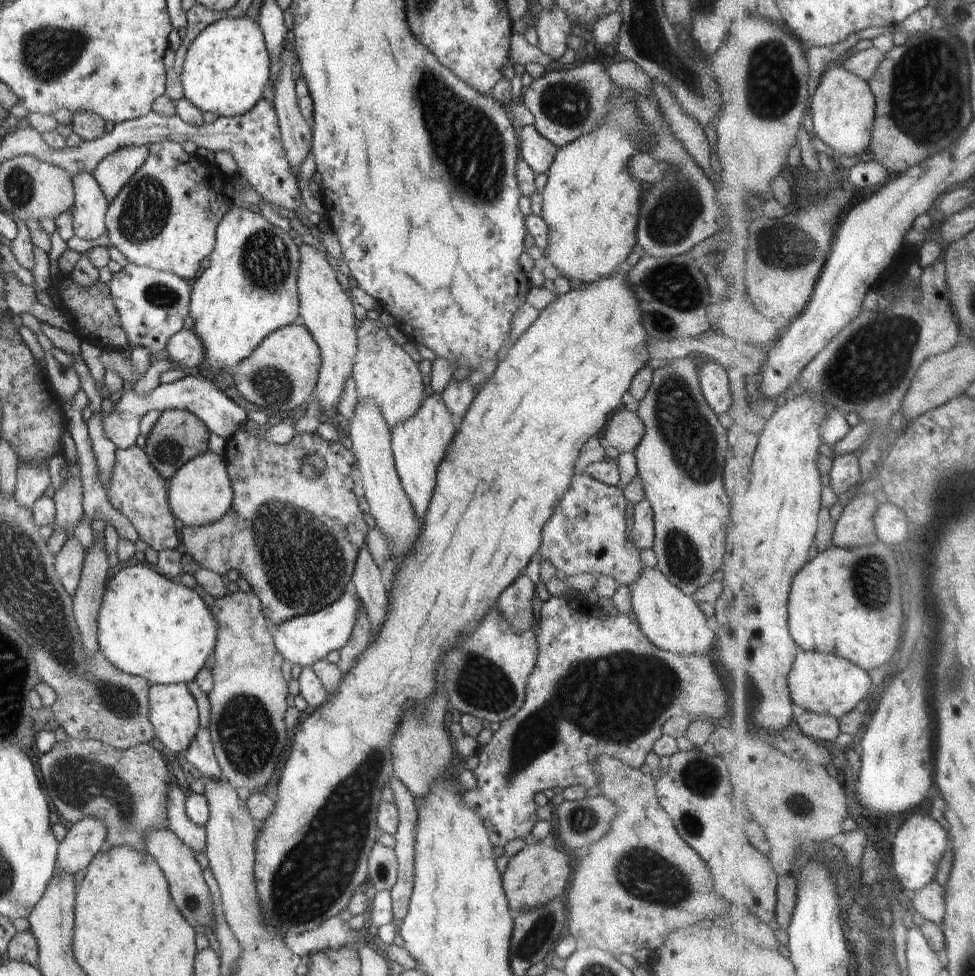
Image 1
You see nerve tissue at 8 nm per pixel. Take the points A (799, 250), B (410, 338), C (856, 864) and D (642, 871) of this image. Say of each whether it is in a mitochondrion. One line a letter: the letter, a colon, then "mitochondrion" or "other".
A: mitochondrion
B: other
C: other
D: mitochondrion

